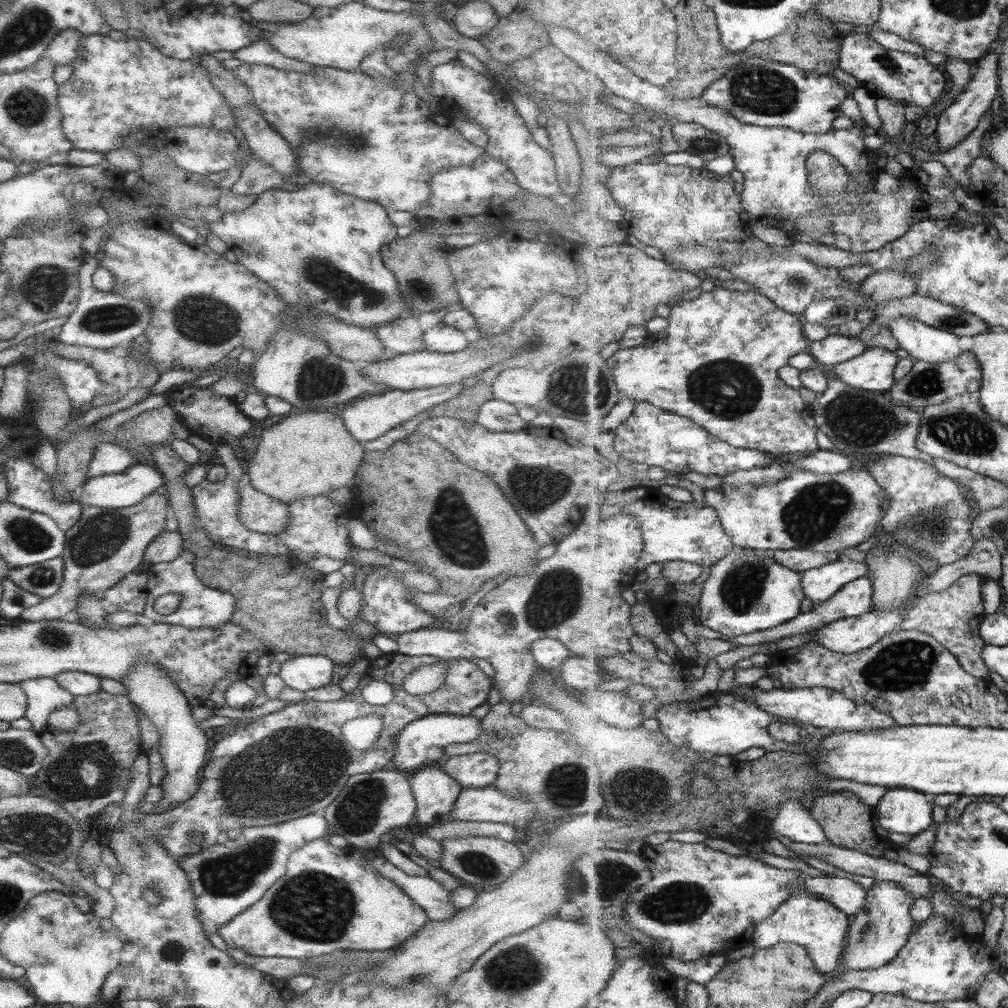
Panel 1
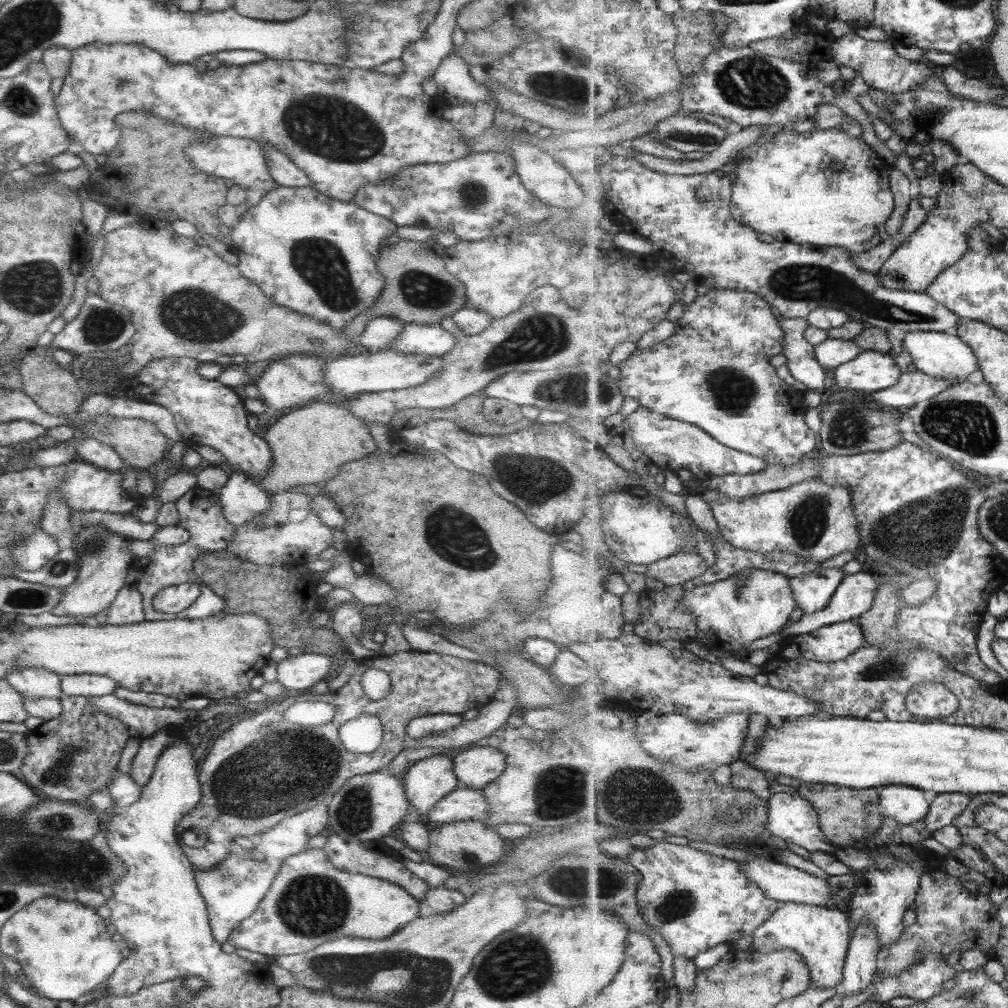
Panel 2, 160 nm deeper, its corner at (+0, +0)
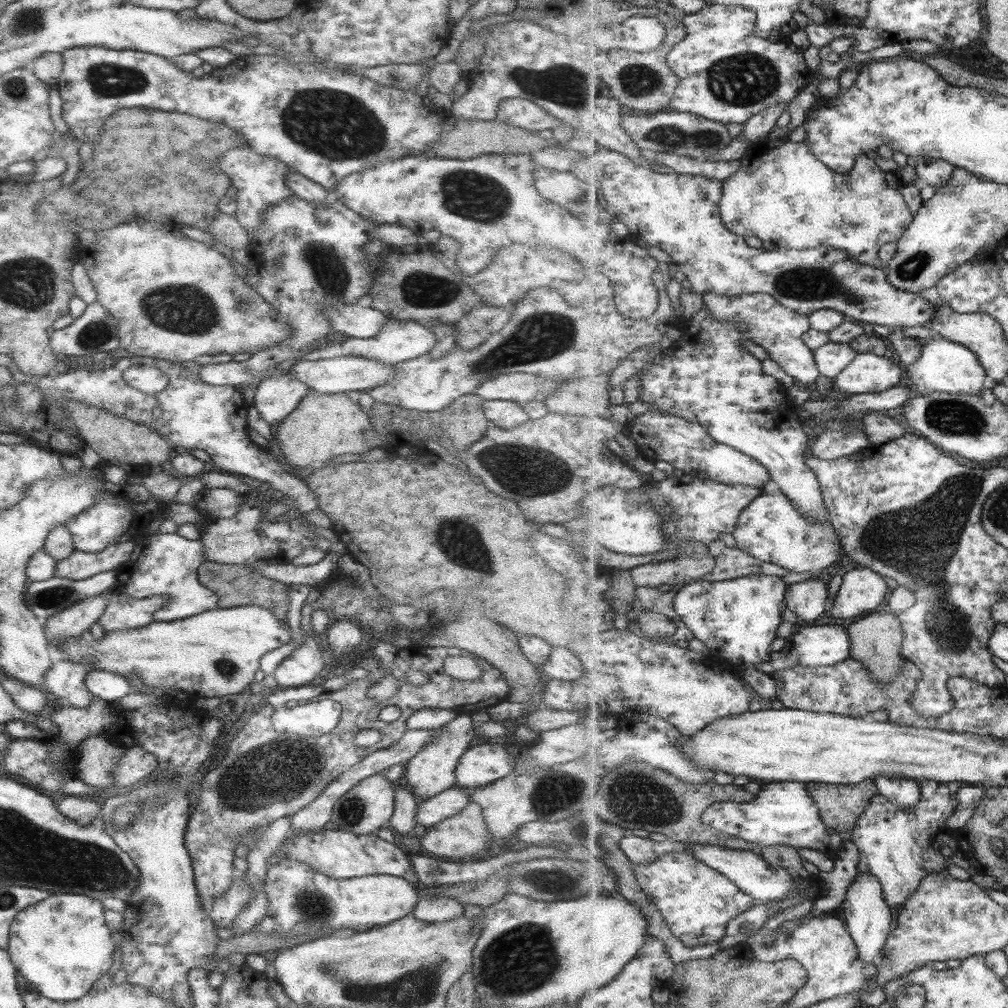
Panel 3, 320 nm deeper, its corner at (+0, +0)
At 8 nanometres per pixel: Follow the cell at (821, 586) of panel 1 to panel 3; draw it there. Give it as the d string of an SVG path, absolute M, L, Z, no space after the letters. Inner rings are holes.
M829 576L809 579L788 585L786 608L793 611L801 622L817 620L829 607Z

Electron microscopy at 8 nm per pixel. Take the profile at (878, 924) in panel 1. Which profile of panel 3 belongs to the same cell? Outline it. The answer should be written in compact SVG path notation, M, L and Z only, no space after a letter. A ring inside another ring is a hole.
M923 780L920 785L921 800L911 808L896 805L881 794L873 797L852 832L852 841L861 851L860 873L873 872L880 878L885 898L895 912L926 876L946 870L943 848L954 833L948 827L948 818L956 814L960 806L956 792L965 784Z

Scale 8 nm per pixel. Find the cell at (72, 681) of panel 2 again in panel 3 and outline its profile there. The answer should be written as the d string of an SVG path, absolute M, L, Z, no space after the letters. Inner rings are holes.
M97 668L85 675L84 685L92 696L110 705L118 698L123 698L133 692L130 682L125 677Z

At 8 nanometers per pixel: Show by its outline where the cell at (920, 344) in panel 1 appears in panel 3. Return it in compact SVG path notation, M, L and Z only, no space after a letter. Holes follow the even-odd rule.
M930 340L924 344L921 358L907 366L912 388L923 395L939 391L949 394L982 394L990 384L988 372L976 352L964 344L947 340Z

